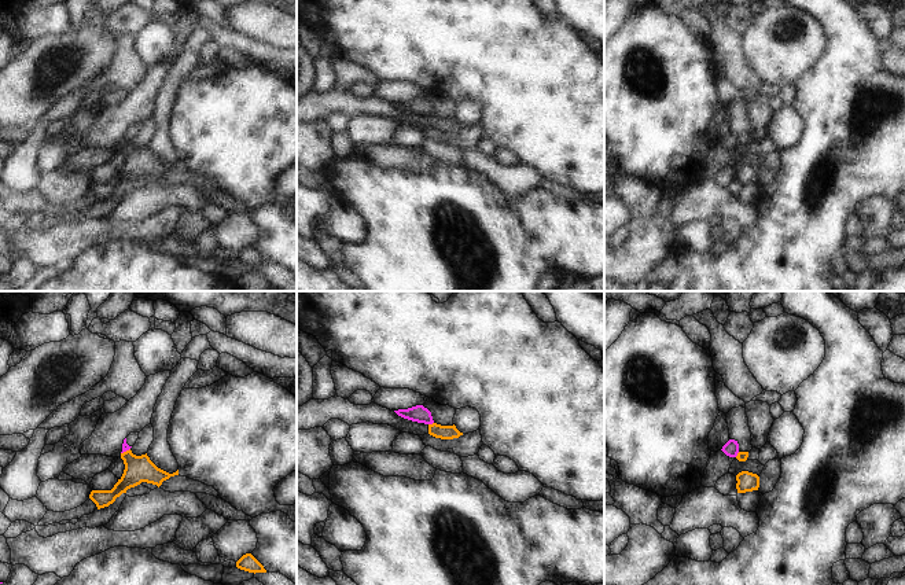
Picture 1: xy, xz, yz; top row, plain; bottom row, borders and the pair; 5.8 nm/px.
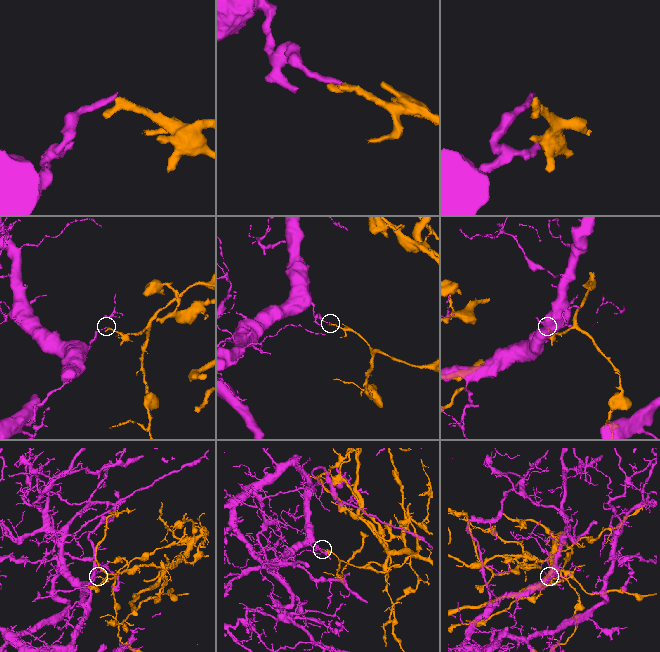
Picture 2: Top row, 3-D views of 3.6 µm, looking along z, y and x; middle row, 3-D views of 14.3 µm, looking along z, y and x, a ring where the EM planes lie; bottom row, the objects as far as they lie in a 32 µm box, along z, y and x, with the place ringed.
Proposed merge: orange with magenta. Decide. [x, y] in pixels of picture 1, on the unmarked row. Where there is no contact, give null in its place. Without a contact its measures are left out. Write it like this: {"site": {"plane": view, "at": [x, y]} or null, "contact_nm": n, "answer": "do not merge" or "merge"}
{"site": {"plane": "xz", "at": [430, 117]}, "contact_nm": 40, "answer": "do not merge"}

